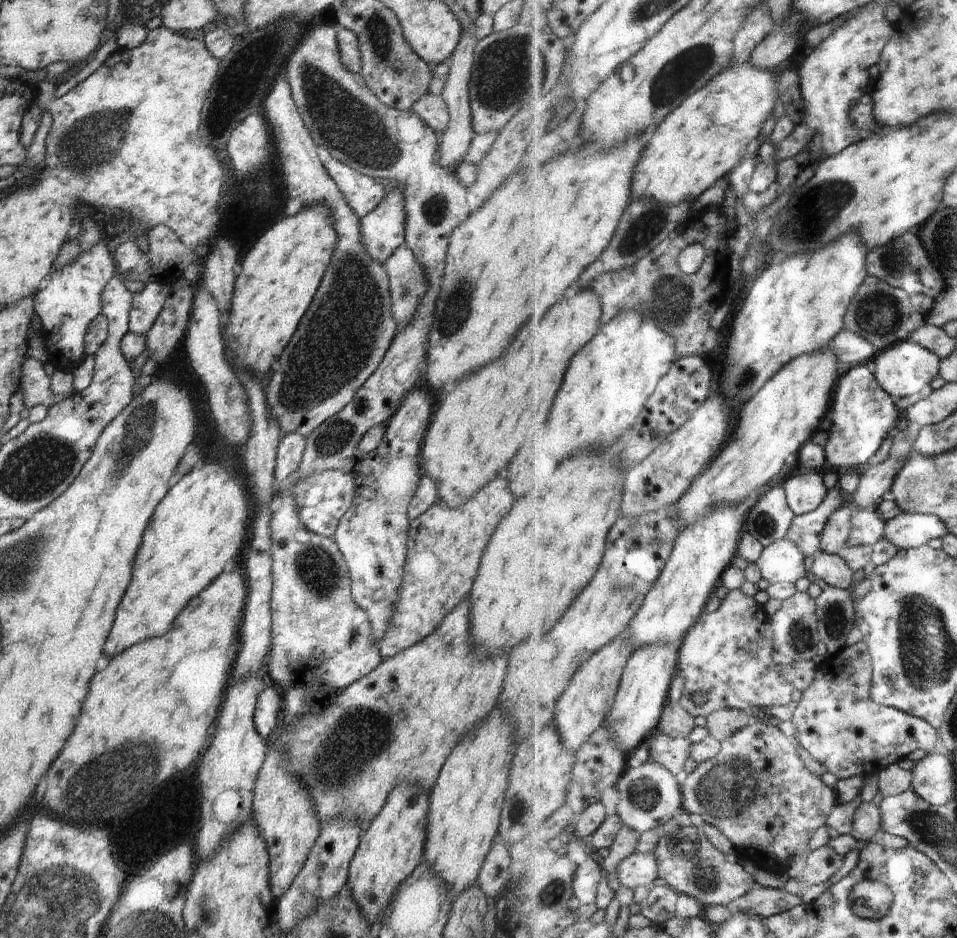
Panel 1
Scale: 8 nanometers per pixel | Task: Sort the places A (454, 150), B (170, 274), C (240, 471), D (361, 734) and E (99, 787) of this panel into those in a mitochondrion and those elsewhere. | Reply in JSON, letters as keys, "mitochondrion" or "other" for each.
{"A":"other","B":"other","C":"other","D":"mitochondrion","E":"mitochondrion"}

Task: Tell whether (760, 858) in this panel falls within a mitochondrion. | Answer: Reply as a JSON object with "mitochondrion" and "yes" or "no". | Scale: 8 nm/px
{"mitochondrion":"no"}

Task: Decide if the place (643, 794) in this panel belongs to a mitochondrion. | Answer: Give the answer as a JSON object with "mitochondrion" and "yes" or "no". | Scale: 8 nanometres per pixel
{"mitochondrion":"yes"}

